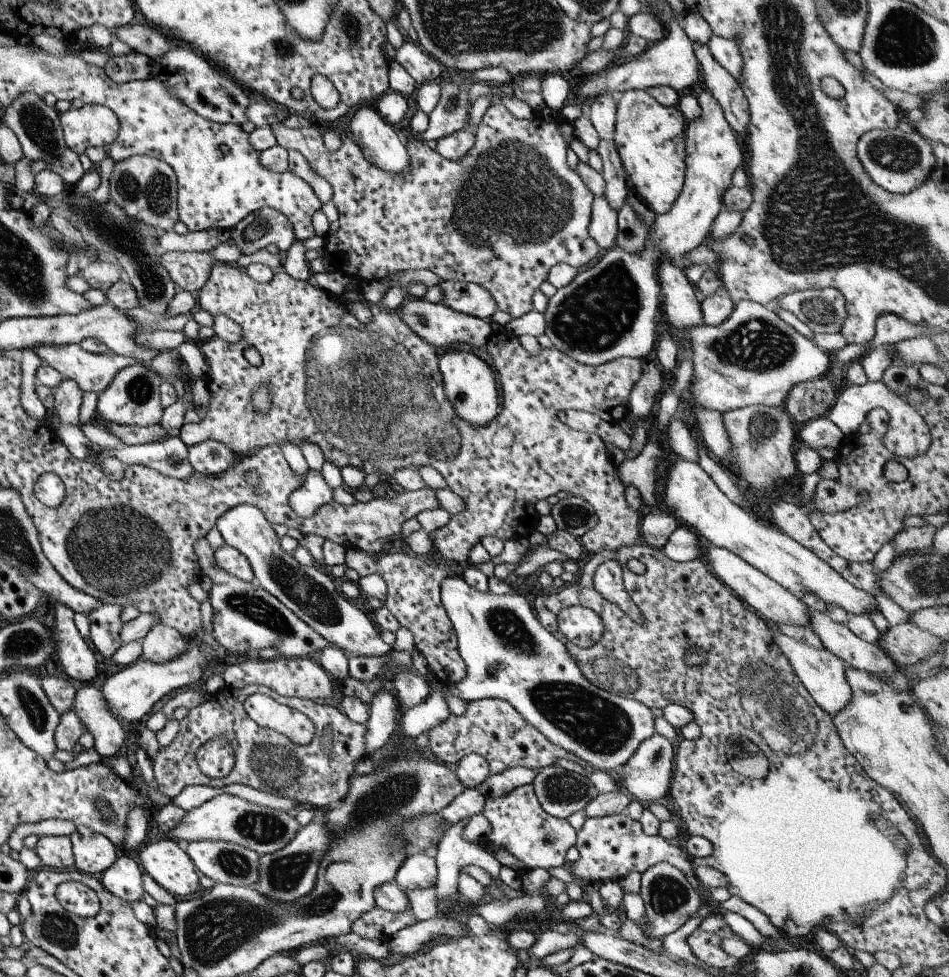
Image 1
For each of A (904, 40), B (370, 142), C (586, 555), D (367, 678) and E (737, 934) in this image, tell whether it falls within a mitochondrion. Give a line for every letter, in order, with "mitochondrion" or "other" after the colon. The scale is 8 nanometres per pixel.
A: mitochondrion
B: other
C: other
D: other
E: other

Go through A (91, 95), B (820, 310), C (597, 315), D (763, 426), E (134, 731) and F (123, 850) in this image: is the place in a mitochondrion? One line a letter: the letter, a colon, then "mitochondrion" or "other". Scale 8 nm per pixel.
A: other
B: mitochondrion
C: mitochondrion
D: mitochondrion
E: other
F: other

